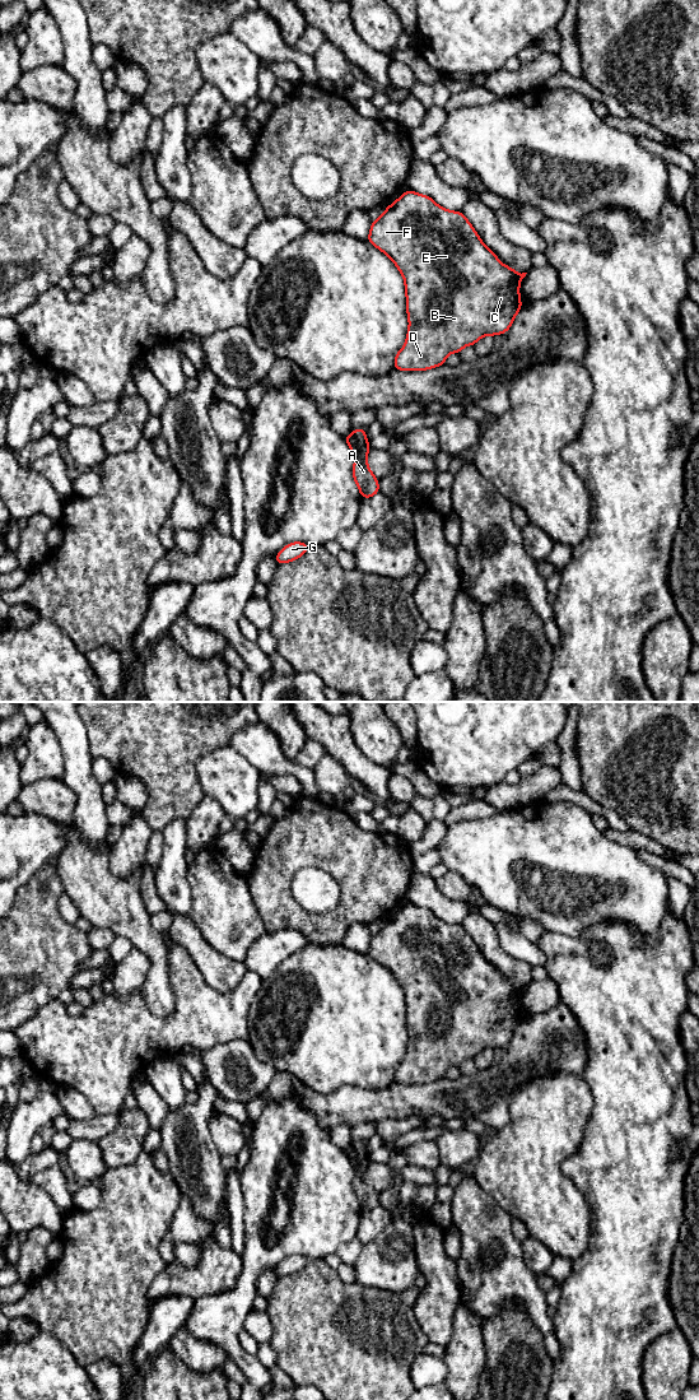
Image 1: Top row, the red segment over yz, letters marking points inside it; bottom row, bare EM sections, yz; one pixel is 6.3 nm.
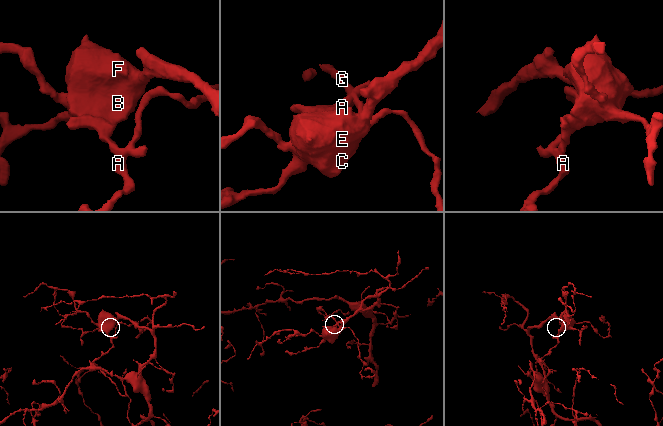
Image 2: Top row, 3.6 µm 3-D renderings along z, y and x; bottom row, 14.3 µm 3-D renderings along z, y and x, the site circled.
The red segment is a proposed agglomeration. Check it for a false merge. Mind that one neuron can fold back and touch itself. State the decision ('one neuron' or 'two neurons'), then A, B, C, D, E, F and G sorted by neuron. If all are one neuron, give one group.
two neurons | A G / B C D E F

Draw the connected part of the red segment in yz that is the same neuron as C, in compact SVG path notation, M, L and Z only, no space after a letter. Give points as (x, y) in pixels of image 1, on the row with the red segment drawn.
M413 190L404 192L376 222L372 222L367 241L395 262L405 280L409 331L404 348L395 357L393 368L399 371L439 367L444 364L449 353L458 354L463 346L475 345L485 335L495 336L509 331L523 304L519 299L519 282L527 273L518 274L503 265L483 243L462 211L443 209L428 195Z

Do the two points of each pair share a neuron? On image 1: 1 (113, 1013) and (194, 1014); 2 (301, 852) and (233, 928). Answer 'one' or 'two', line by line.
1: one
2: two

